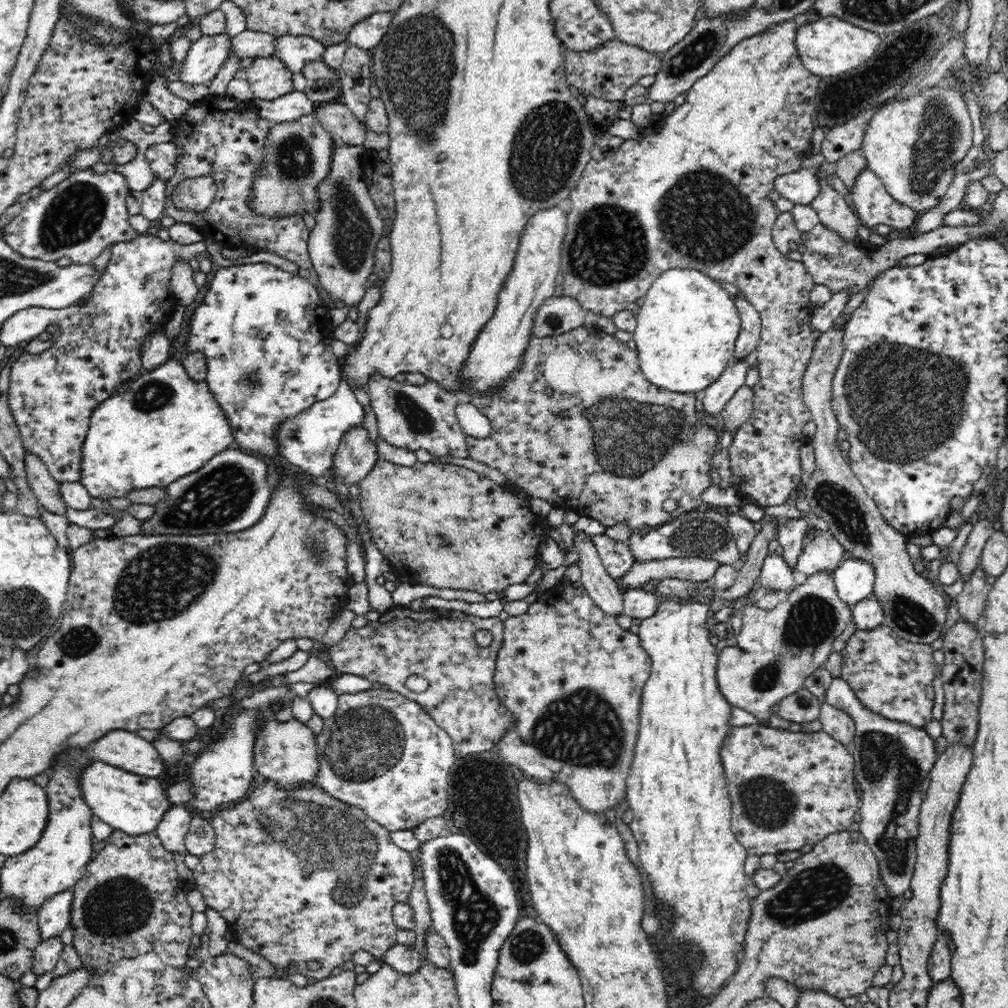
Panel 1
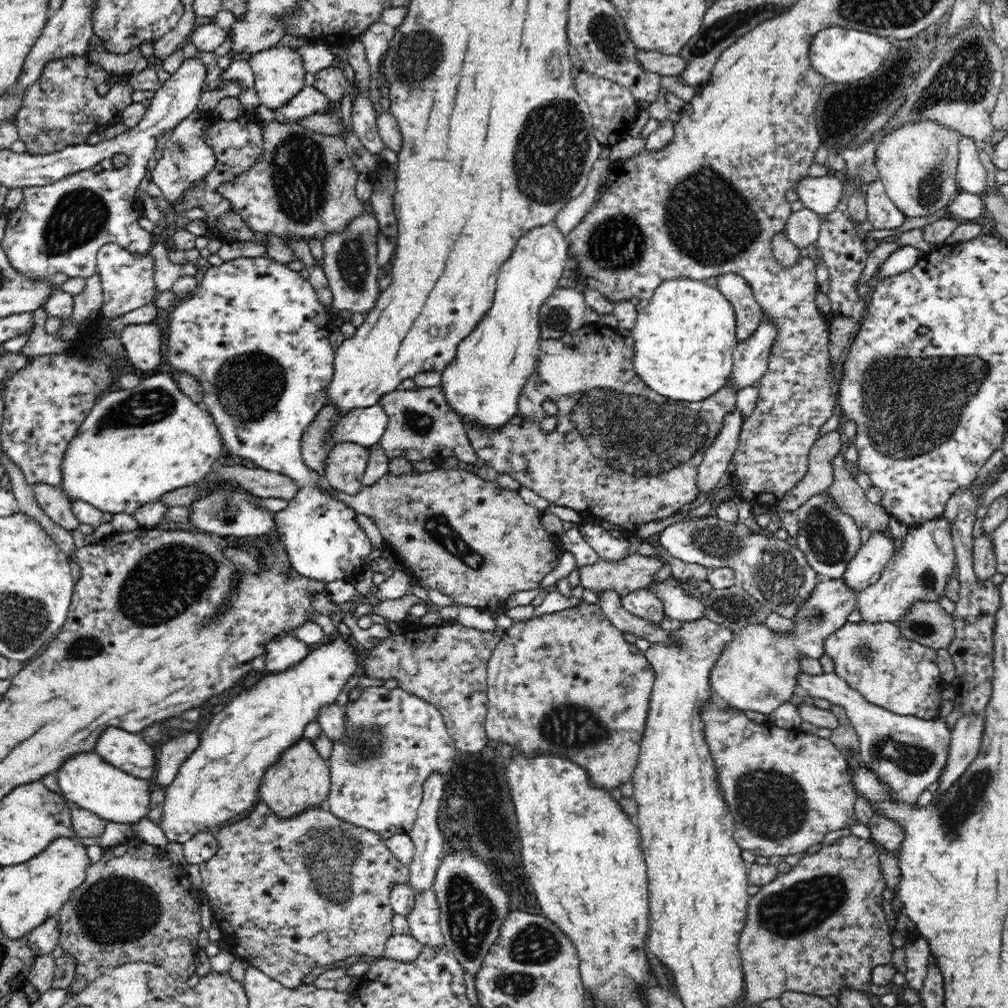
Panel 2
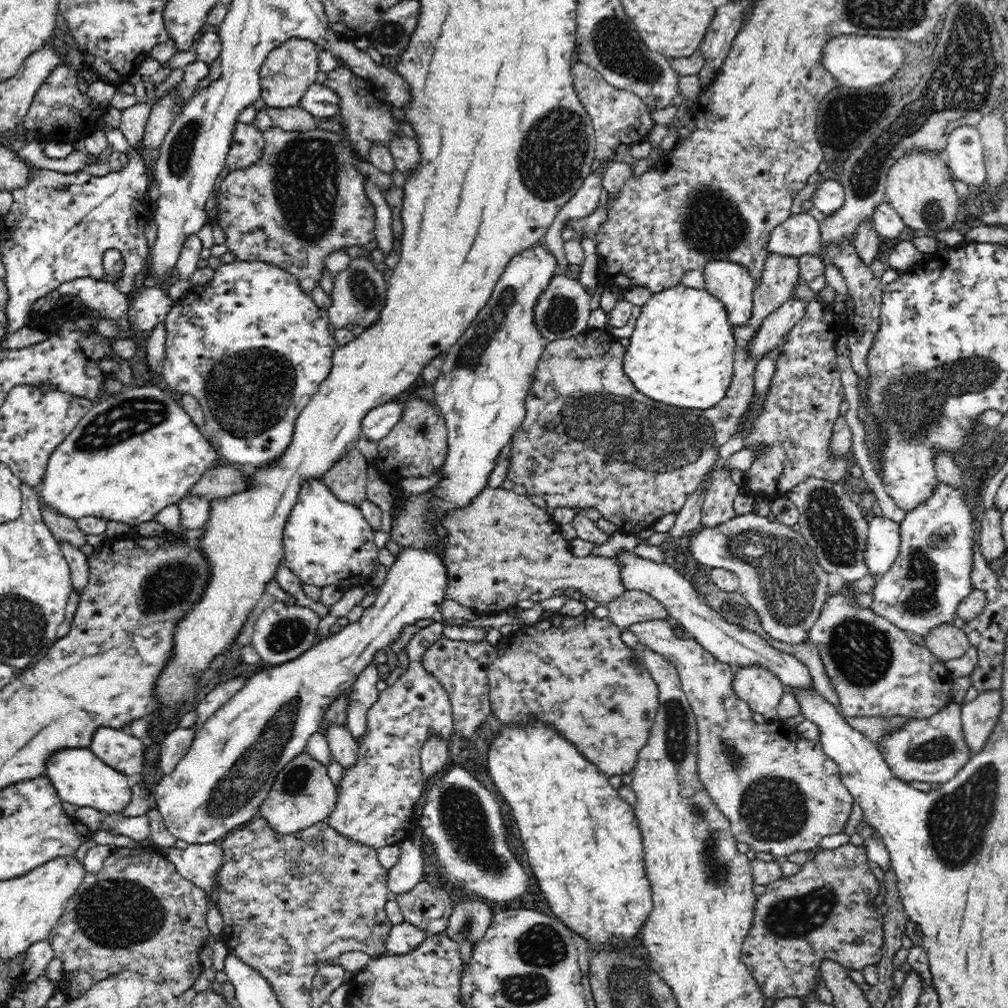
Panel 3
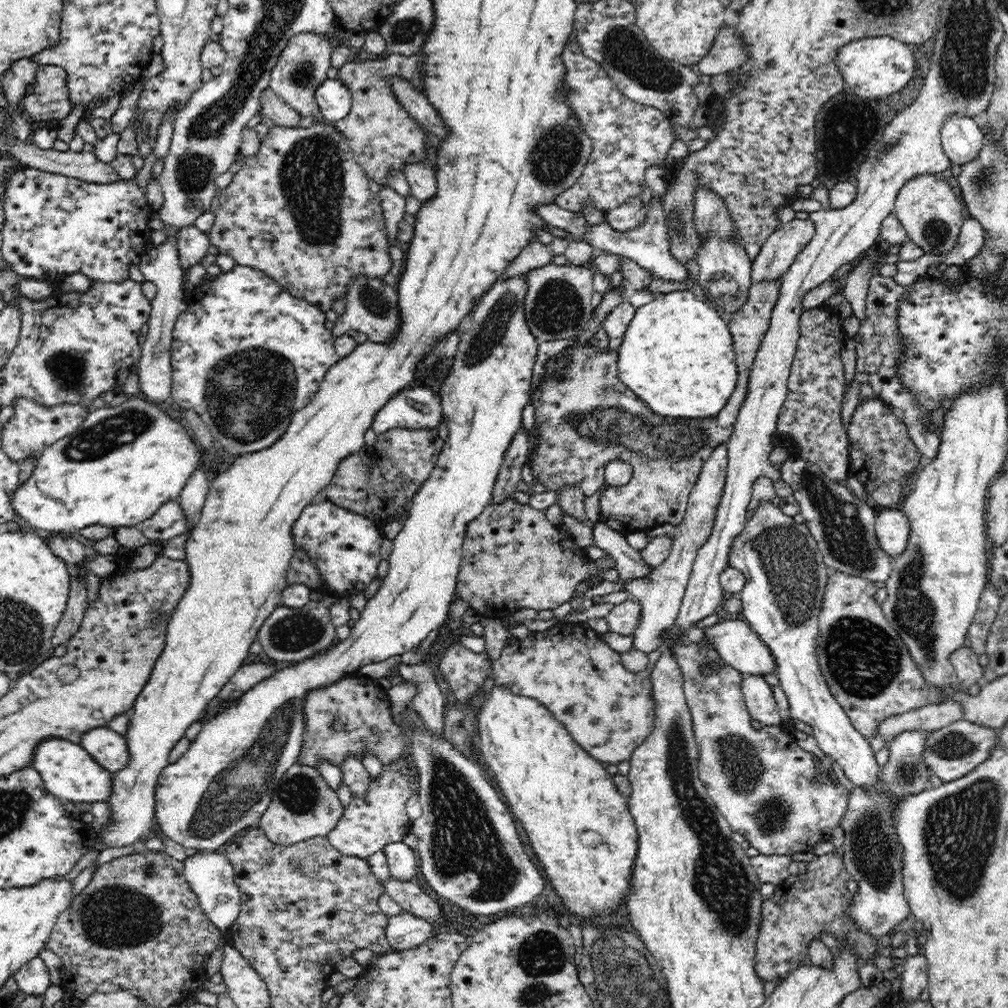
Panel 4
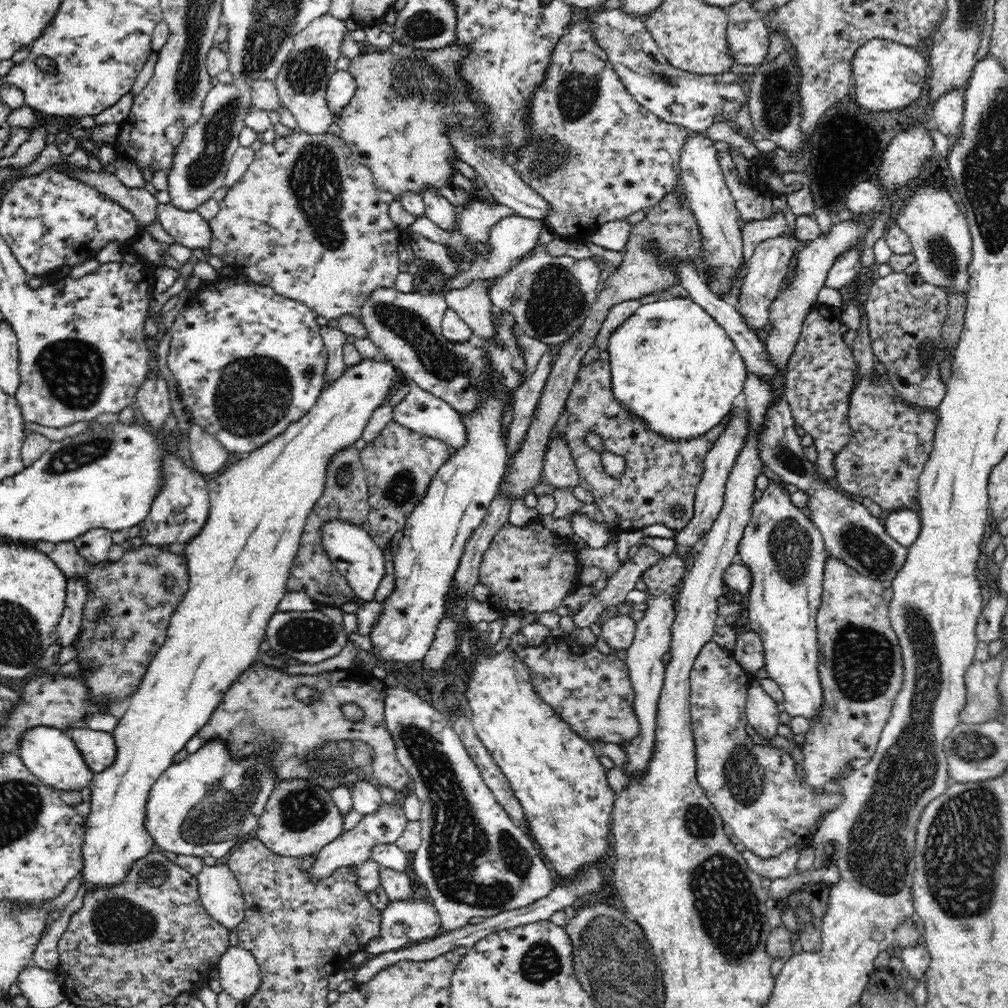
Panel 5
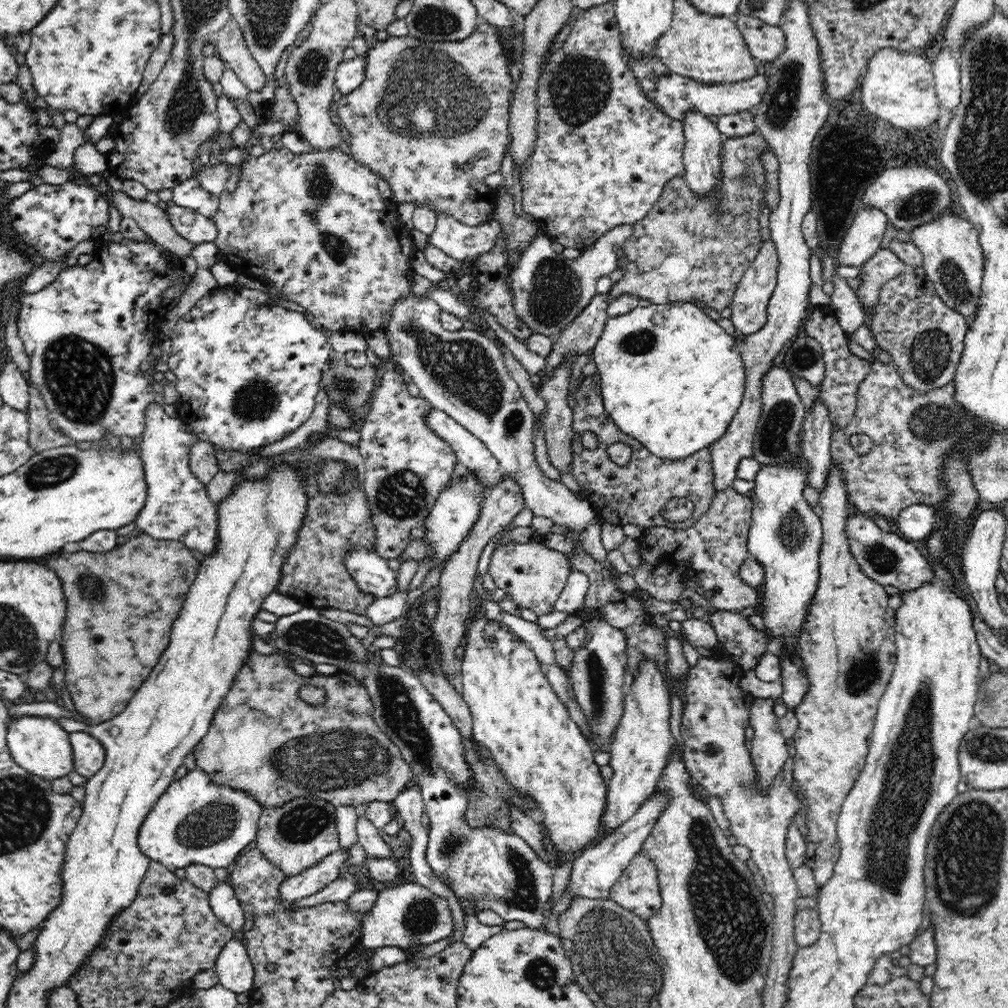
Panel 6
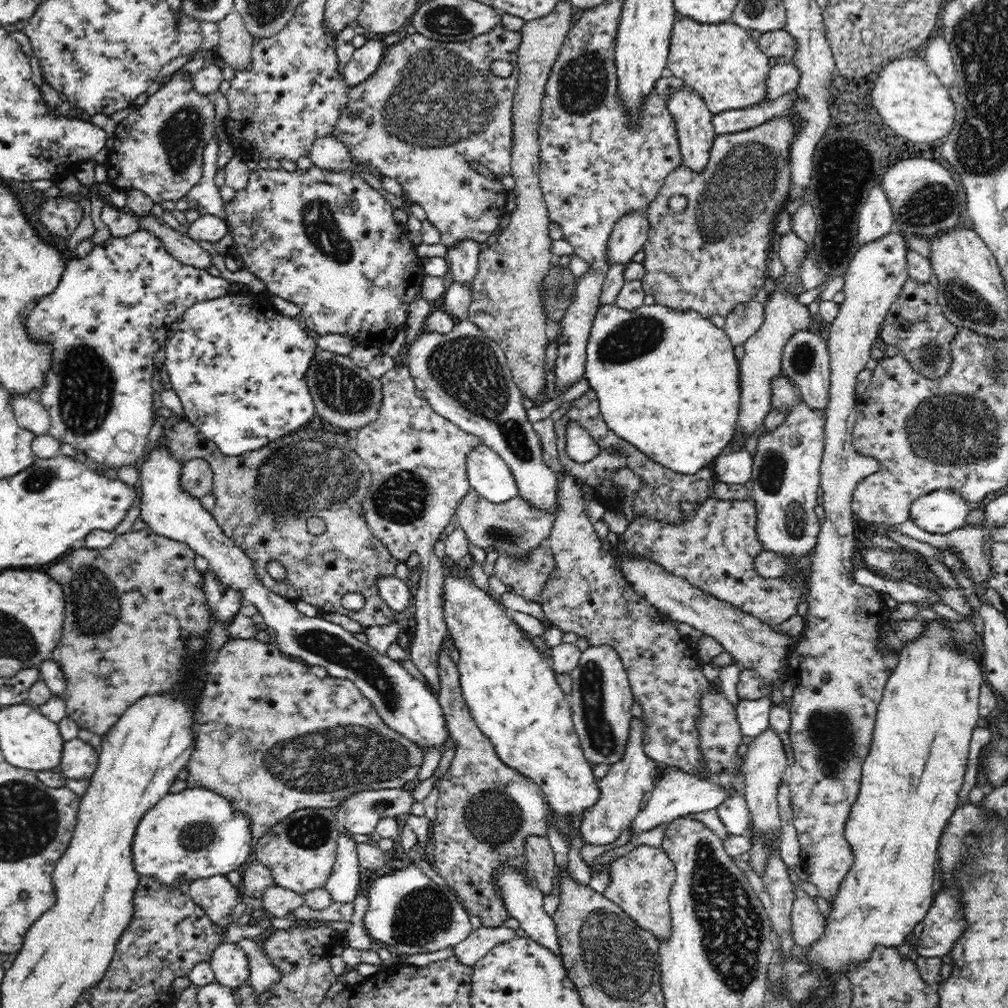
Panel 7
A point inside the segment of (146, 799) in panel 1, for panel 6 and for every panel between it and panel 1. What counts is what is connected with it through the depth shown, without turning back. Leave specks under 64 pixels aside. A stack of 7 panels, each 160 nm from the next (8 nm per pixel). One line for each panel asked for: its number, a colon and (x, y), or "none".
2: (86, 779)
3: (79, 777)
4: (69, 772)
5: (51, 755)
6: (40, 745)

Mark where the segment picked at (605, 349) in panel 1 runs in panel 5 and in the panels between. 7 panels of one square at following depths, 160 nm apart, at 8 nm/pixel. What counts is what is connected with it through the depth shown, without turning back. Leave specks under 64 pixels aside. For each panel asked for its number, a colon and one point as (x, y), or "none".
2: (623, 453)
3: (590, 439)
4: (588, 419)
5: (659, 474)

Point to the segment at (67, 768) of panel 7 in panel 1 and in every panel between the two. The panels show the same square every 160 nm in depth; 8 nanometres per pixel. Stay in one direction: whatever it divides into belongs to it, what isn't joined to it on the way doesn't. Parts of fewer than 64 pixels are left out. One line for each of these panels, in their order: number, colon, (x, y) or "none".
1: (122, 749)
2: (128, 751)
3: (123, 752)
4: (107, 748)
5: (97, 747)
6: (88, 757)

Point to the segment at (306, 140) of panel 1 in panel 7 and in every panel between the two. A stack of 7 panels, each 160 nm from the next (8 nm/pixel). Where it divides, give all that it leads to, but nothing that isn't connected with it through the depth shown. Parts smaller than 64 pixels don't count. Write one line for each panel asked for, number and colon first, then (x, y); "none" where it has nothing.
2: (303, 186)
3: (305, 198)
4: (300, 210)
5: (305, 220)
6: (314, 226)
7: (327, 242)

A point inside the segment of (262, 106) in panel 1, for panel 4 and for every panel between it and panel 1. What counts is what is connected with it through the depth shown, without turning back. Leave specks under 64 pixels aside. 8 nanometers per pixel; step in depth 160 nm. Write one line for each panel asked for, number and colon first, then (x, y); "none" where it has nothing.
2: (309, 101)
3: (319, 100)
4: (334, 98)

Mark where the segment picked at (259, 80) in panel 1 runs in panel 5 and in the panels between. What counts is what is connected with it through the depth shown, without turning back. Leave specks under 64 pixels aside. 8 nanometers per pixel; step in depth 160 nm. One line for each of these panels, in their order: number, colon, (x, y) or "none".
2: (279, 72)
3: (289, 70)
4: (303, 65)
5: (301, 83)

